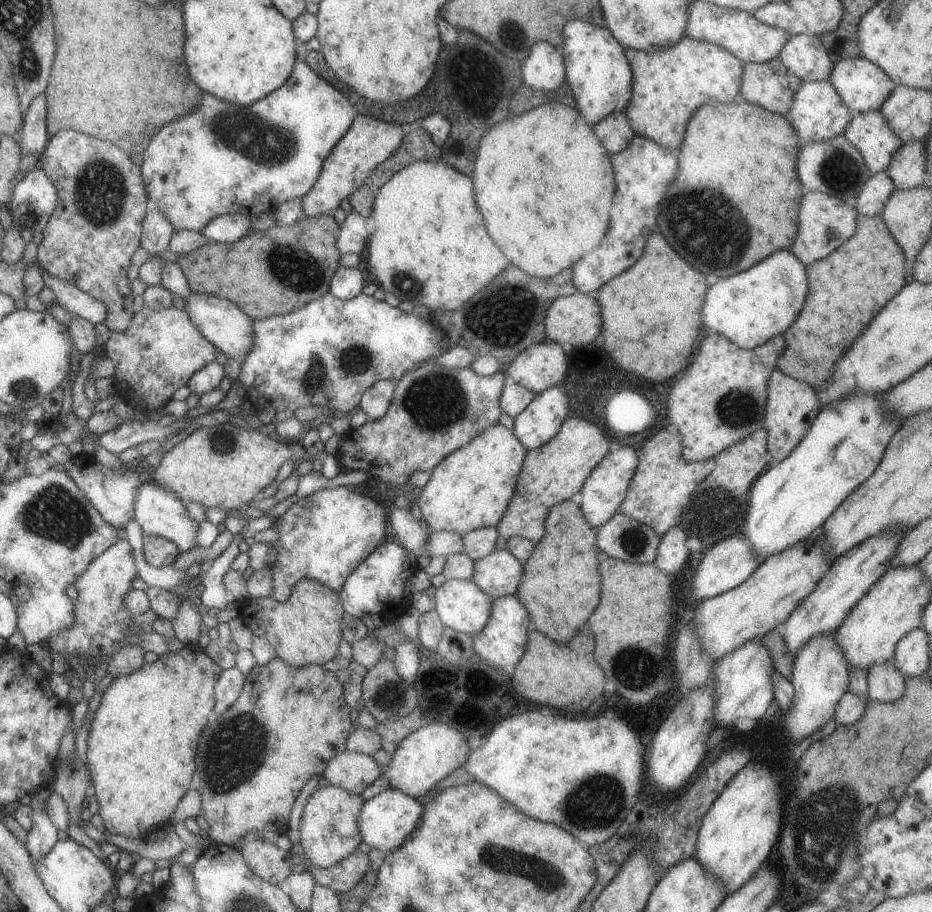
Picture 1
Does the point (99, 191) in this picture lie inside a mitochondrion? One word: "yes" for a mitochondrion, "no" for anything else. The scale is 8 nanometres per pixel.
yes

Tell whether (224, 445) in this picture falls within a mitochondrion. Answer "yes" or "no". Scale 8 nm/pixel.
yes

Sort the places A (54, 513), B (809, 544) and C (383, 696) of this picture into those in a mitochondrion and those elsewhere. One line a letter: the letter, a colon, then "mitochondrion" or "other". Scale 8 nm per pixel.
A: mitochondrion
B: other
C: other

